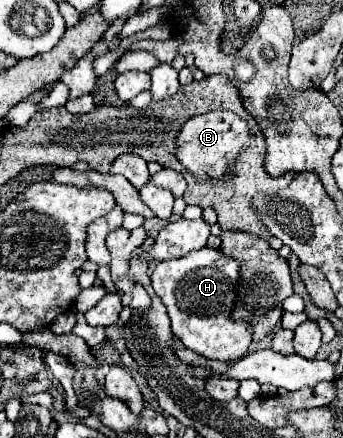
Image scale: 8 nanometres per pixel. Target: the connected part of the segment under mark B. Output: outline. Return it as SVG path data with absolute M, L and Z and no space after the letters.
M212 111L196 115L188 119L178 133L176 157L196 179L210 181L214 177L218 181L224 181L228 169L232 167L232 161L236 161L238 157L238 151L248 145L248 137L250 129L246 121L232 111Z

